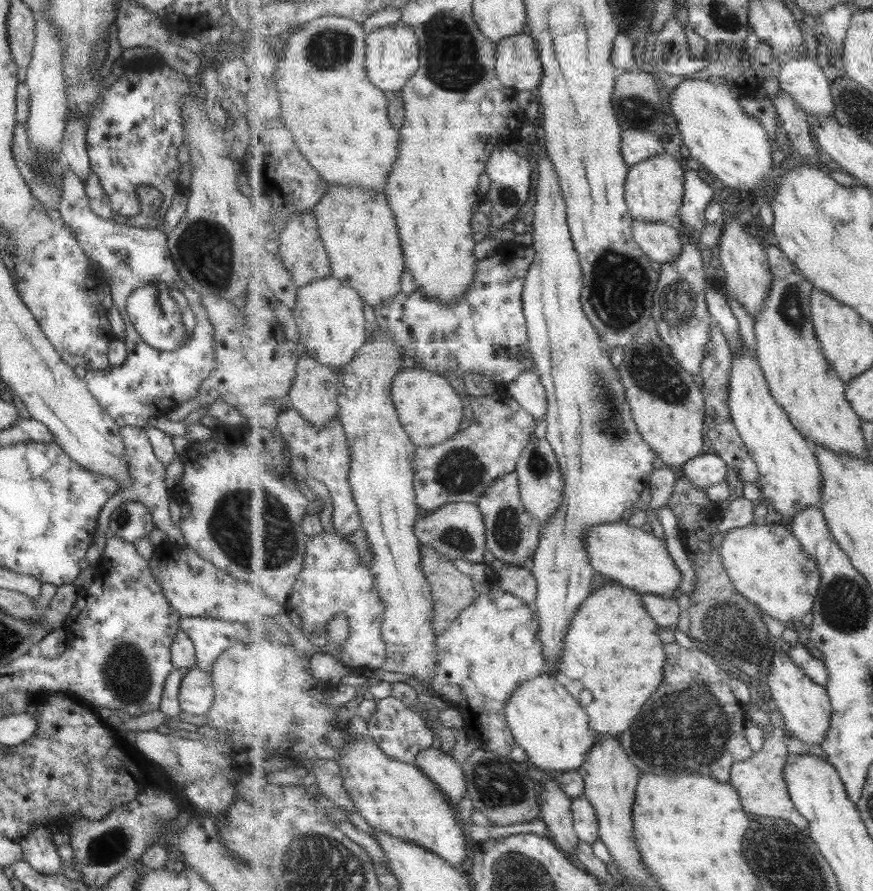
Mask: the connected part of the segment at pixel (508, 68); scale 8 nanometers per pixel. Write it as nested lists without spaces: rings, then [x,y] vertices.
[[[528,32],[503,38],[497,46],[496,71],[503,85],[518,91],[538,89],[544,75],[539,44]]]

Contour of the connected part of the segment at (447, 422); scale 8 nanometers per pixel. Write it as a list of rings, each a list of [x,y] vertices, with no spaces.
[[[417,366],[403,368],[394,378],[392,390],[402,425],[417,446],[435,446],[459,432],[463,422],[463,400],[447,377]]]

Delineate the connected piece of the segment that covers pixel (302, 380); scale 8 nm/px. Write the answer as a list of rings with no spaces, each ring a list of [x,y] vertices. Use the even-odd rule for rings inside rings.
[[[305,351],[298,360],[297,376],[292,384],[290,399],[292,408],[300,412],[315,428],[321,428],[330,424],[333,418],[338,416],[340,404],[338,395],[340,393],[340,381],[342,373],[333,366],[321,364],[314,359],[312,352]]]

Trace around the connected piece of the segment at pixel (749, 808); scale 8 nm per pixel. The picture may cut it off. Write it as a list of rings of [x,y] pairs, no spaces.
[[[779,728],[769,729],[763,750],[756,751],[754,756],[745,762],[736,762],[732,768],[731,784],[742,798],[743,808],[753,817],[768,817],[769,820],[783,820],[807,828],[809,821],[801,814],[792,801],[784,770],[788,758],[793,756],[787,750],[788,732]]]

